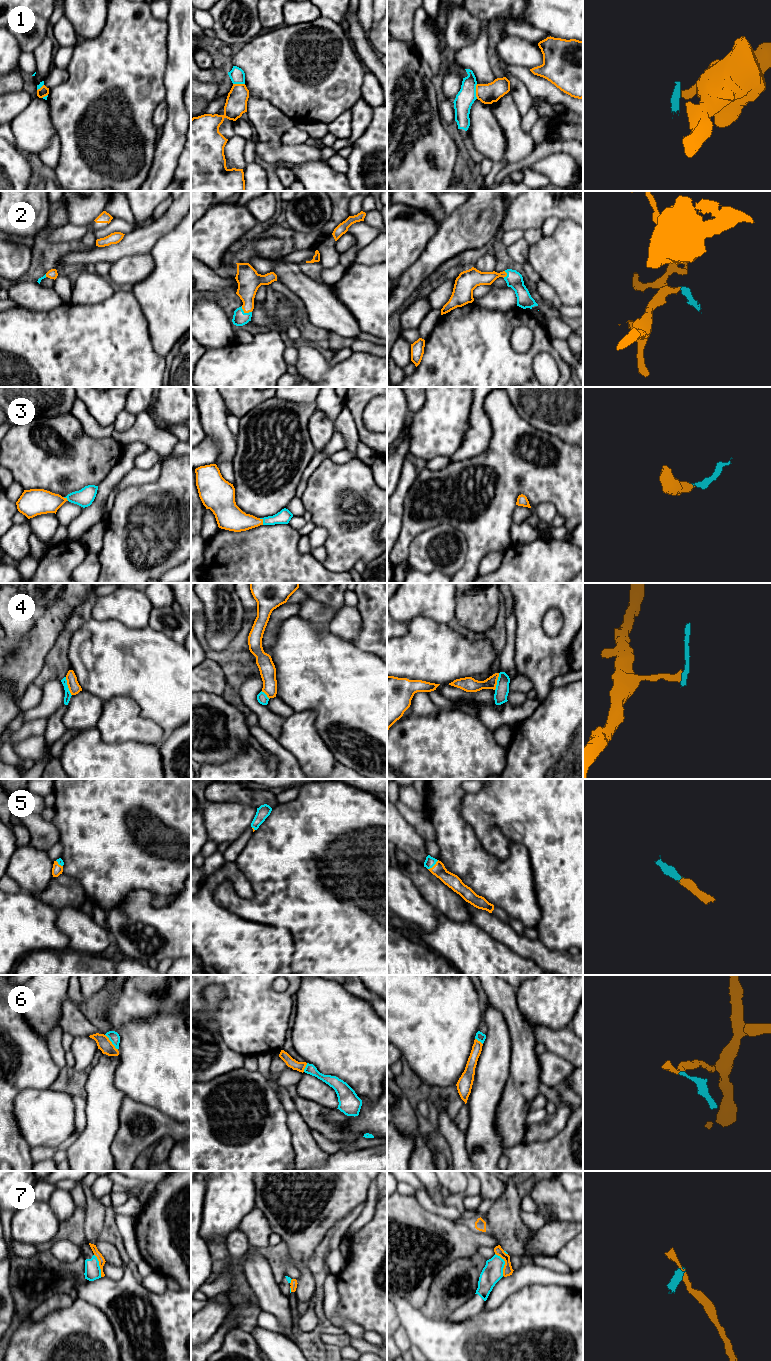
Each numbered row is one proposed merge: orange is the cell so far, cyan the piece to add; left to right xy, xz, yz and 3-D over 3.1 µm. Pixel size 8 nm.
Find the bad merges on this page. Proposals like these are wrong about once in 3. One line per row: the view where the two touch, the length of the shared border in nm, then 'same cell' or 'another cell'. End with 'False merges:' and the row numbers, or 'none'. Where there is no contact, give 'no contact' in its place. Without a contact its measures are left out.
1: meets orange in yz; contact 120 nm long; another cell
2: meets orange in xz; contact 100 nm long; same cell
3: meets orange in xz; contact 70 nm long; same cell
4: meets orange in xy; contact 160 nm long; another cell
5: meets orange in yz; contact 120 nm long; same cell
6: meets orange in xy; contact 160 nm long; another cell
7: meets orange in yz; contact 200 nm long; another cell
False merges: 1, 4, 6, 7

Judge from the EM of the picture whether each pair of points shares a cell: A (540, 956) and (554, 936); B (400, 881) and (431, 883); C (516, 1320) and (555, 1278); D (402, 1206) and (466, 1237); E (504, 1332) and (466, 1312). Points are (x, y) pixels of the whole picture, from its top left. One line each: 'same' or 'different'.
A: different
B: different
C: different
D: same
E: different

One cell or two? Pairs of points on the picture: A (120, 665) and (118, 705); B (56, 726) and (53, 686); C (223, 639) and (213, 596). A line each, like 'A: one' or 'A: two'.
A: two
B: two
C: one

